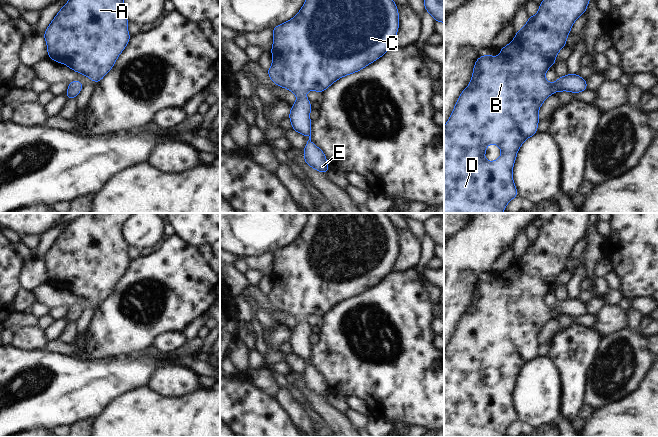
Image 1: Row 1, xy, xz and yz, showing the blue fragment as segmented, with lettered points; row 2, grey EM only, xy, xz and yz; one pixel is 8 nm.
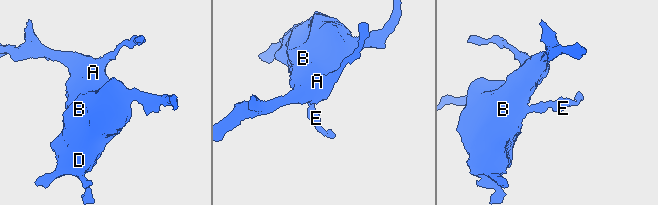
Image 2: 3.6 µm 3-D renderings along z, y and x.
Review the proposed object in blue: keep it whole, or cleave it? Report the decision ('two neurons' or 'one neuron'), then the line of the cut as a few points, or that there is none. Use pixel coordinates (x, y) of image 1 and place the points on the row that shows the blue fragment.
one neuron; cut none

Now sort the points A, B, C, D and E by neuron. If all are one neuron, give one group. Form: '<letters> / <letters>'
A B C D E

